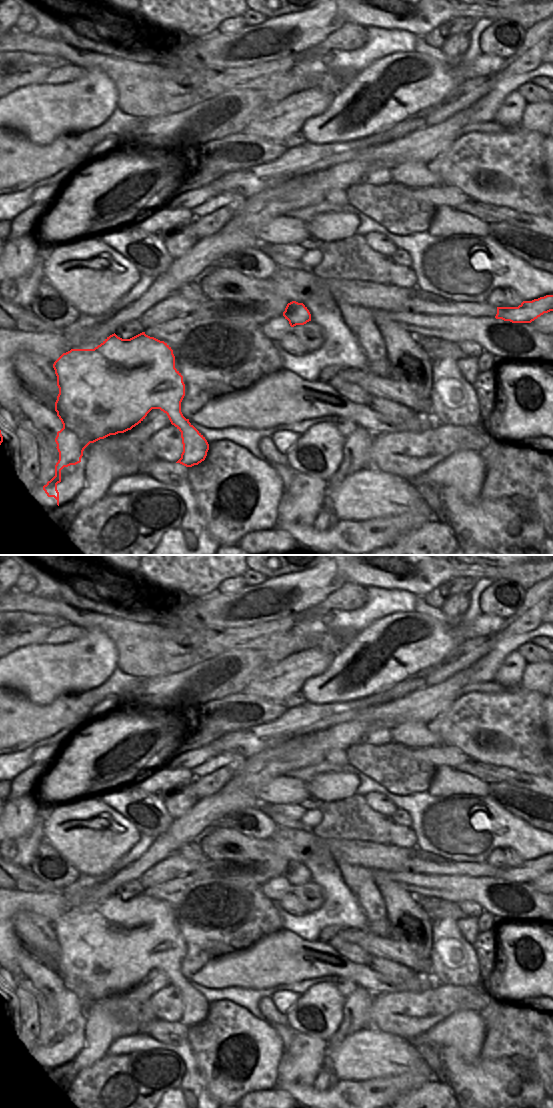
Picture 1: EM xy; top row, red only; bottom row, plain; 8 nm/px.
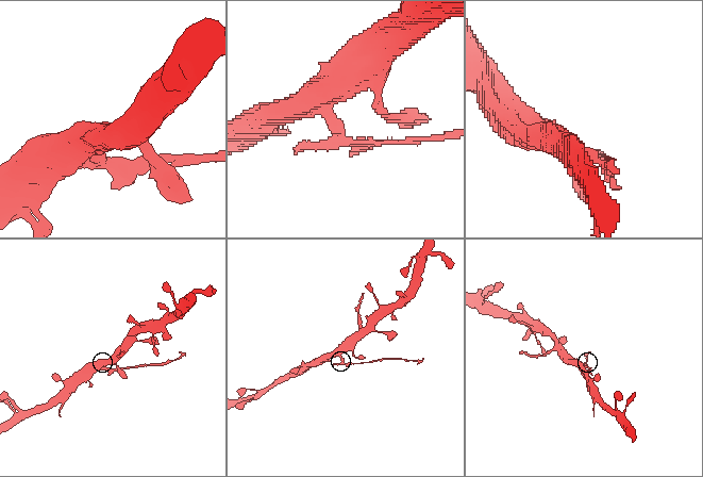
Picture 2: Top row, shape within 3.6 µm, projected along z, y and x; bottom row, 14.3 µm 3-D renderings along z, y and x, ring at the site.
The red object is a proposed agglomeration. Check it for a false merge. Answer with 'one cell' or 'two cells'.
two cells

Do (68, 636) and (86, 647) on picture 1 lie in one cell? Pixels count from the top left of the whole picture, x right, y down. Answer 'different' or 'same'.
different

